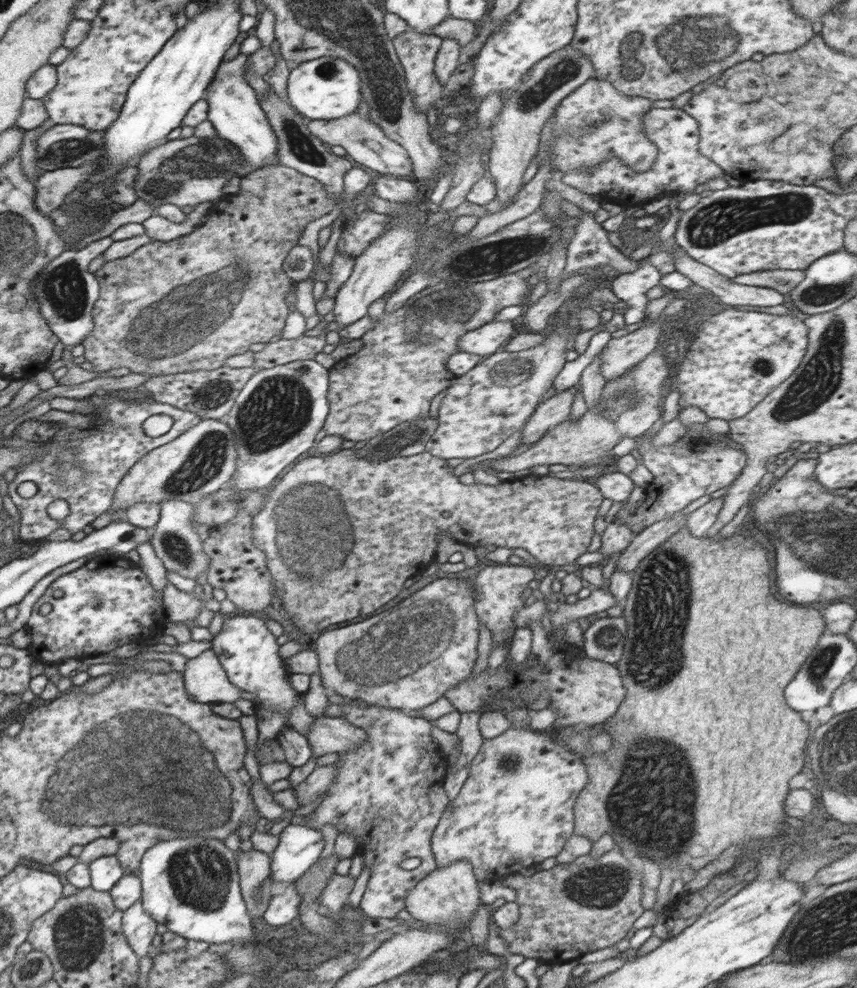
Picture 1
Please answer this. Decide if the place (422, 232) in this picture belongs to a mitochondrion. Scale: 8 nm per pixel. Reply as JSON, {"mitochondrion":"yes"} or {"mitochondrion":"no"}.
{"mitochondrion":"no"}

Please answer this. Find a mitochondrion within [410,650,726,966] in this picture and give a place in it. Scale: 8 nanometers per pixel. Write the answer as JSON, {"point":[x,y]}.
{"point":[660,814]}

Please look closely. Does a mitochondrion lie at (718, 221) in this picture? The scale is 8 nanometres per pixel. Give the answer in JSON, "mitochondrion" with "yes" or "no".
{"mitochondrion":"yes"}

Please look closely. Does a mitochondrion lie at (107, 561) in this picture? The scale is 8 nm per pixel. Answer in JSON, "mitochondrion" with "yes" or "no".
{"mitochondrion":"no"}

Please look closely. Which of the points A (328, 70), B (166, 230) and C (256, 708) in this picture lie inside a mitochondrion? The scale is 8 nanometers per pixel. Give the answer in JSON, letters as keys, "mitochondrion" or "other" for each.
{"A":"mitochondrion","B":"other","C":"other"}

